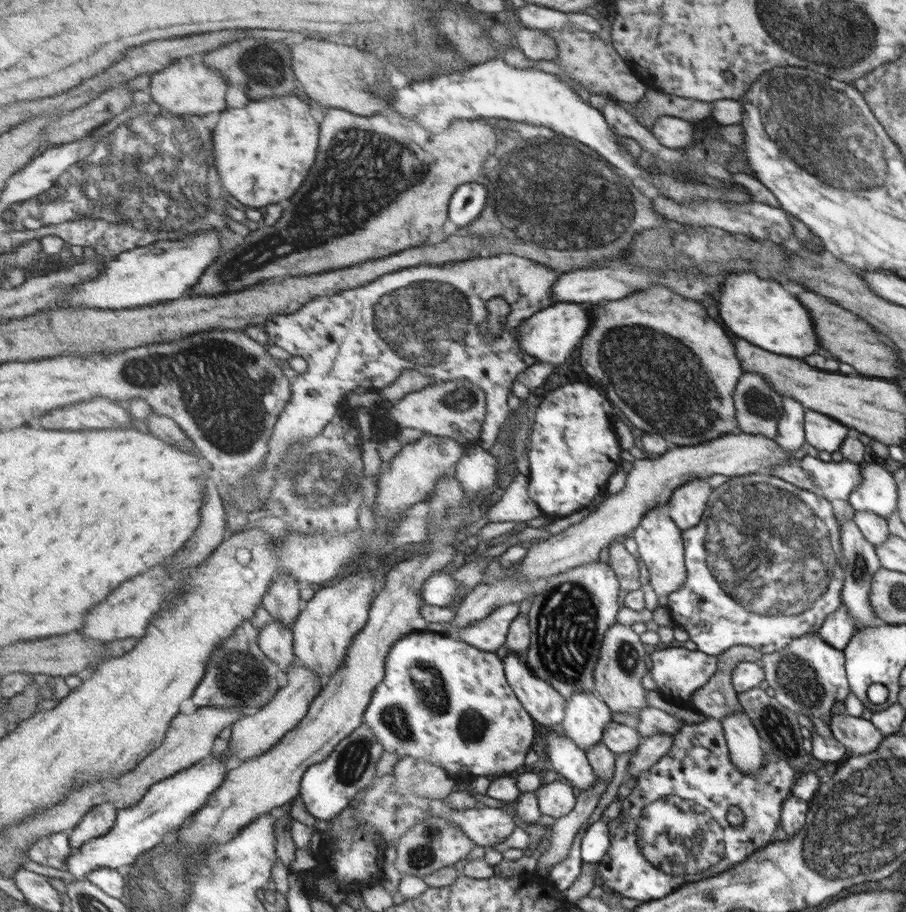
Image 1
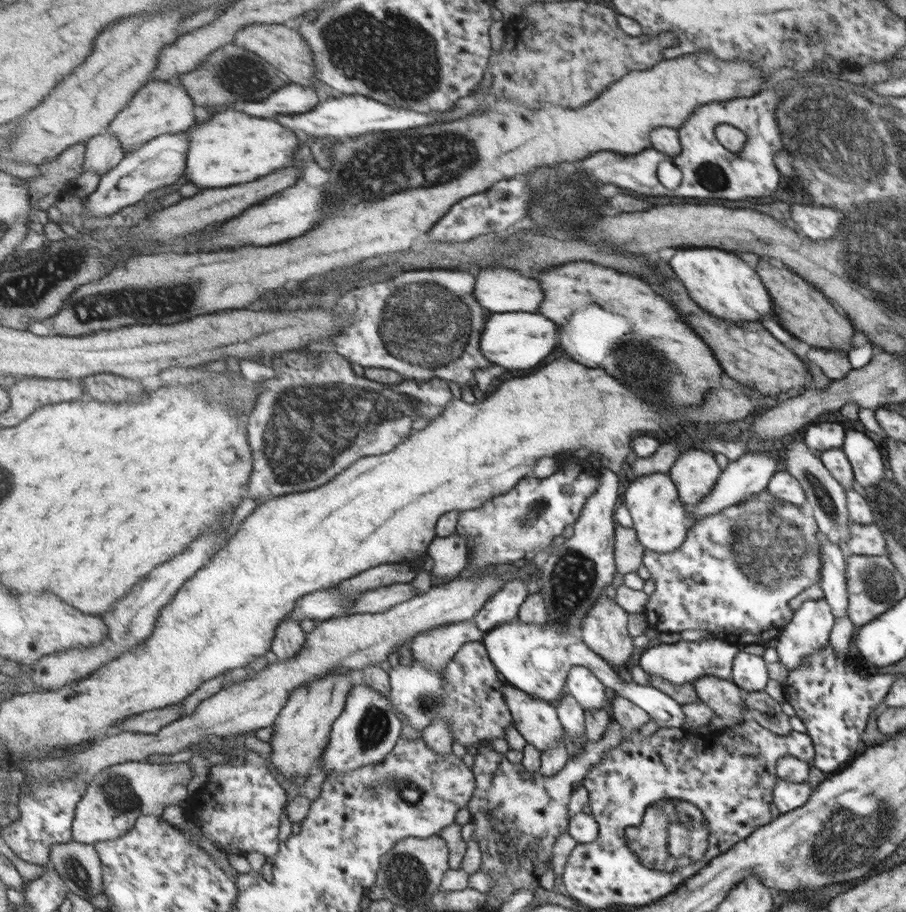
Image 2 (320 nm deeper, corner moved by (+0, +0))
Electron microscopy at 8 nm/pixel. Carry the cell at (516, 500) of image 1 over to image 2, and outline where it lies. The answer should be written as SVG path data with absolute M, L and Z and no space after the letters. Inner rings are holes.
M462 534L437 536L427 552L434 561L431 575L437 583L451 581L465 573L468 566L468 542Z

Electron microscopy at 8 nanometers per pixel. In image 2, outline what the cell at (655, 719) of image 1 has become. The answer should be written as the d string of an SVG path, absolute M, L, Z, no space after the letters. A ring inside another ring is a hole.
M614 697L609 704L610 718L617 721L622 728L622 738L637 733L637 730L650 720L650 716L636 704L623 697Z

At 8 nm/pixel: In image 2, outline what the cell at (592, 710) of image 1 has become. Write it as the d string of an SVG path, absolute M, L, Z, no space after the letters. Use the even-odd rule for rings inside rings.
M574 666L570 670L566 690L575 697L583 711L603 708L601 704L605 700L604 686L584 666Z

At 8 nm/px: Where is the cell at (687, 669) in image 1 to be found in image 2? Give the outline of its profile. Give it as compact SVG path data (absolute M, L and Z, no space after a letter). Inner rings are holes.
M701 639L700 641L677 641L674 643L659 643L646 649L639 657L638 665L647 676L657 675L673 684L692 683L703 675L711 675L720 679L730 680L730 670L734 654L739 646L730 645L717 639Z

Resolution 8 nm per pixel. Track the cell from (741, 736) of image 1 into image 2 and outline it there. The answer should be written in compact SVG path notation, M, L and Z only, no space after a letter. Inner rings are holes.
M703 675L693 680L692 685L698 700L707 704L716 718L735 724L743 722L745 701L741 701L740 688L734 681Z

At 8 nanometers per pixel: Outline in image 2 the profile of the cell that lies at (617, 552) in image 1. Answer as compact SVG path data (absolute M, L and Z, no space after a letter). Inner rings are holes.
M615 523L615 564L619 574L635 572L641 564L641 552L645 552L639 544L637 533L633 528L626 528Z

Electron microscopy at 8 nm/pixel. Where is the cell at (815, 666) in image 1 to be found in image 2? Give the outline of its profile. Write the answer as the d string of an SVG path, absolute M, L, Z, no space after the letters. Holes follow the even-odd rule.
M824 597L814 600L808 599L801 603L801 606L793 613L793 618L786 625L781 635L777 637L777 644L774 647L779 662L788 672L799 666L807 655L827 644L834 619Z

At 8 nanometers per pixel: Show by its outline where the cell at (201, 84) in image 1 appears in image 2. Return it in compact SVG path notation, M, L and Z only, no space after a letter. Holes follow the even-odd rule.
M178 79L155 81L151 80L140 88L106 130L117 135L127 153L133 152L137 146L157 138L163 134L177 134L189 131L200 118L200 109L194 103L193 97Z

